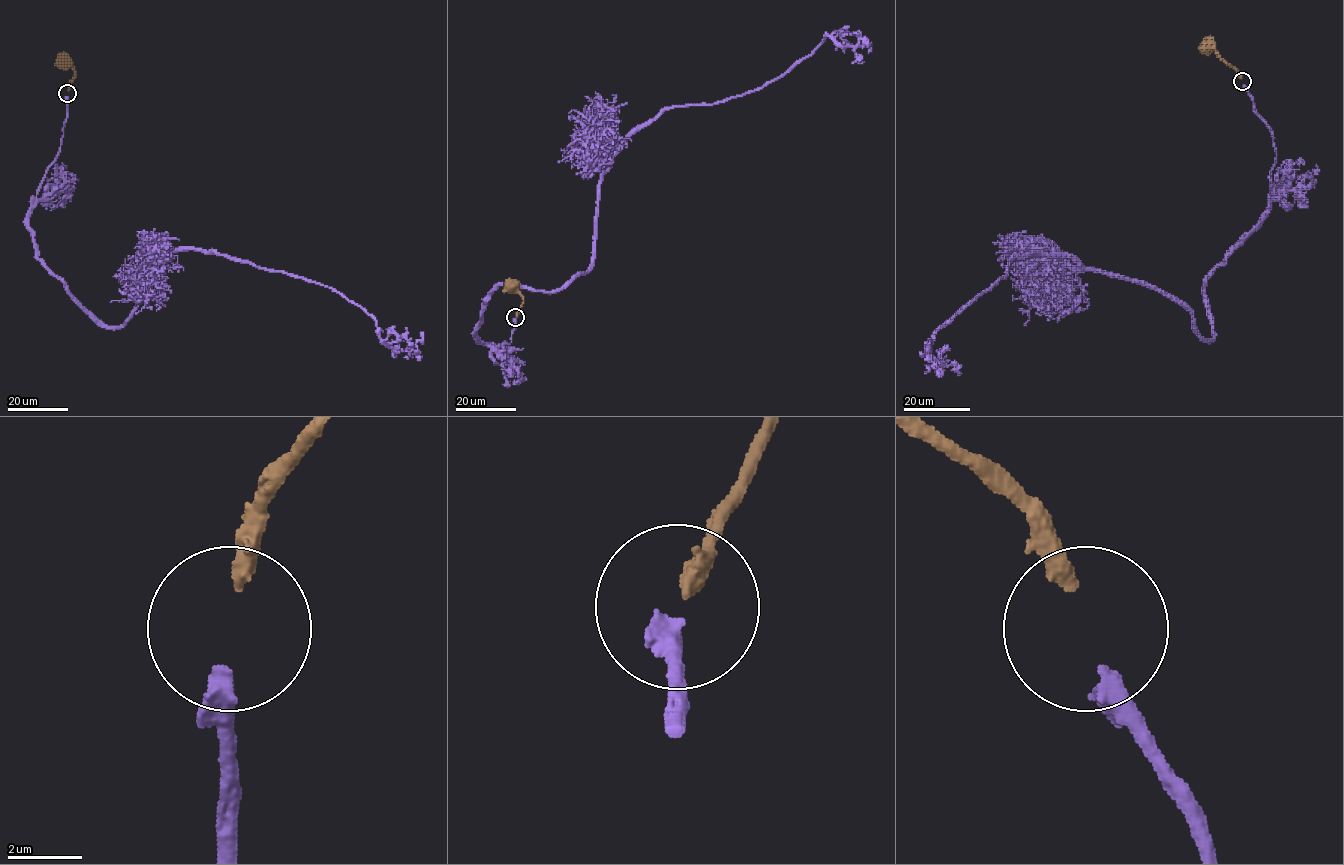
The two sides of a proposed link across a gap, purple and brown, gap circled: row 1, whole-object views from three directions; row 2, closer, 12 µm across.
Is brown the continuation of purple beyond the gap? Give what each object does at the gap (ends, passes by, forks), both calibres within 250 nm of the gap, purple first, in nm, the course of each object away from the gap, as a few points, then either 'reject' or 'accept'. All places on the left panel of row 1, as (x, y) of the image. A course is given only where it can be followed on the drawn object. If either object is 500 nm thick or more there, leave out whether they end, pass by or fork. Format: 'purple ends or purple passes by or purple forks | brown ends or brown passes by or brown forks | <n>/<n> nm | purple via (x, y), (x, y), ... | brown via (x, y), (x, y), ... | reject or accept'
500/420 nm | purple via (67, 96), (29, 230), (101, 322), (129, 317), (164, 252), (199, 250), (331, 287), (393, 348), (421, 332) | brown via (68, 90), (75, 73), (71, 61), (67, 56), (64, 59) | accept

